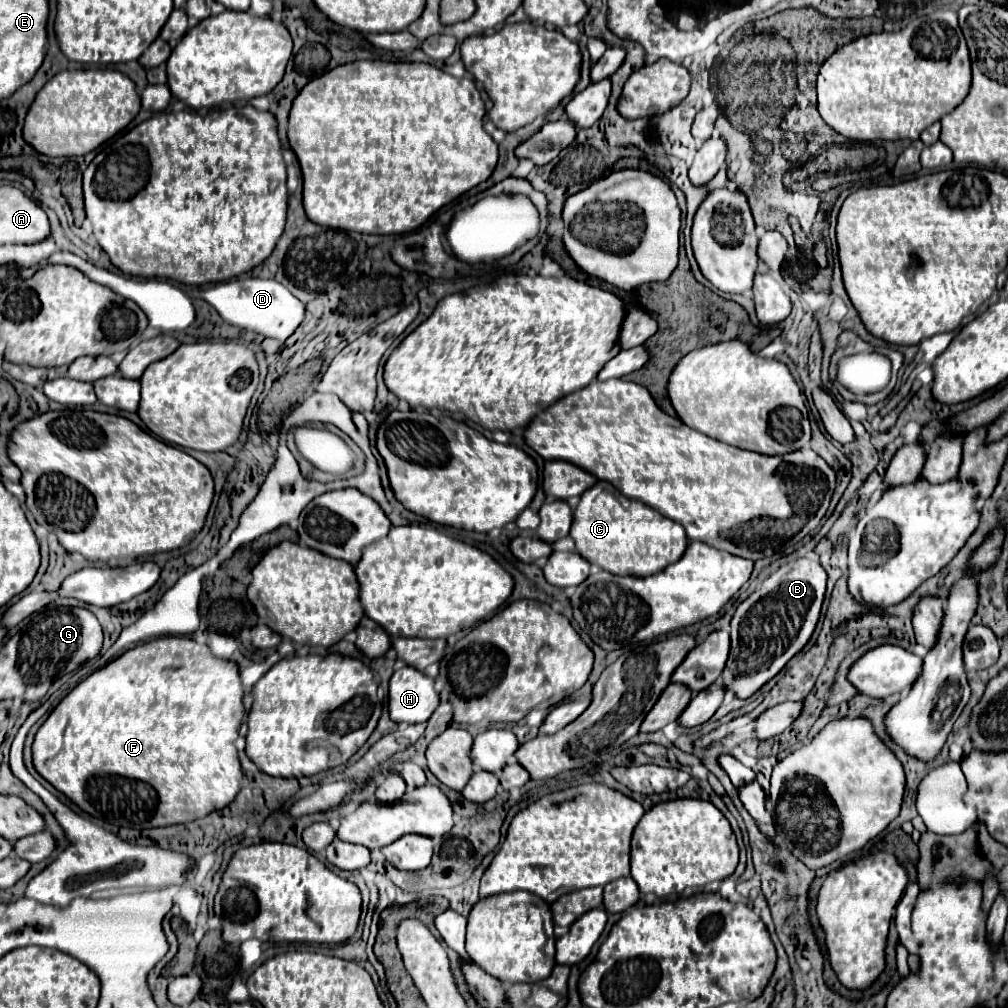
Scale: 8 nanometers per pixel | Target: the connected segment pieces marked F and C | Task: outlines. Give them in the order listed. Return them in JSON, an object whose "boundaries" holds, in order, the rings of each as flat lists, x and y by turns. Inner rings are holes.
{"boundaries":[[[163,637,155,639,151,643,139,645,135,649,125,651,121,657,113,659,93,675,89,675,83,683,79,683,47,717,47,721,39,727,35,741,33,741,33,765,35,769,61,793,65,793,79,809,85,813,119,825,119,827,131,827,131,829,149,829,149,827,169,827,179,823,189,823,195,819,201,819,217,809,223,809,229,805,235,795,241,789,243,781,243,769,239,763,235,739,239,737,239,725,245,715,243,707,245,689,239,677,239,667,235,661,219,659,215,657,207,645,199,645,189,637]],[[597,481,581,495,573,513,571,537,577,553,613,575,647,577,679,561,687,549,685,529,641,501,627,499,609,481]]]}

